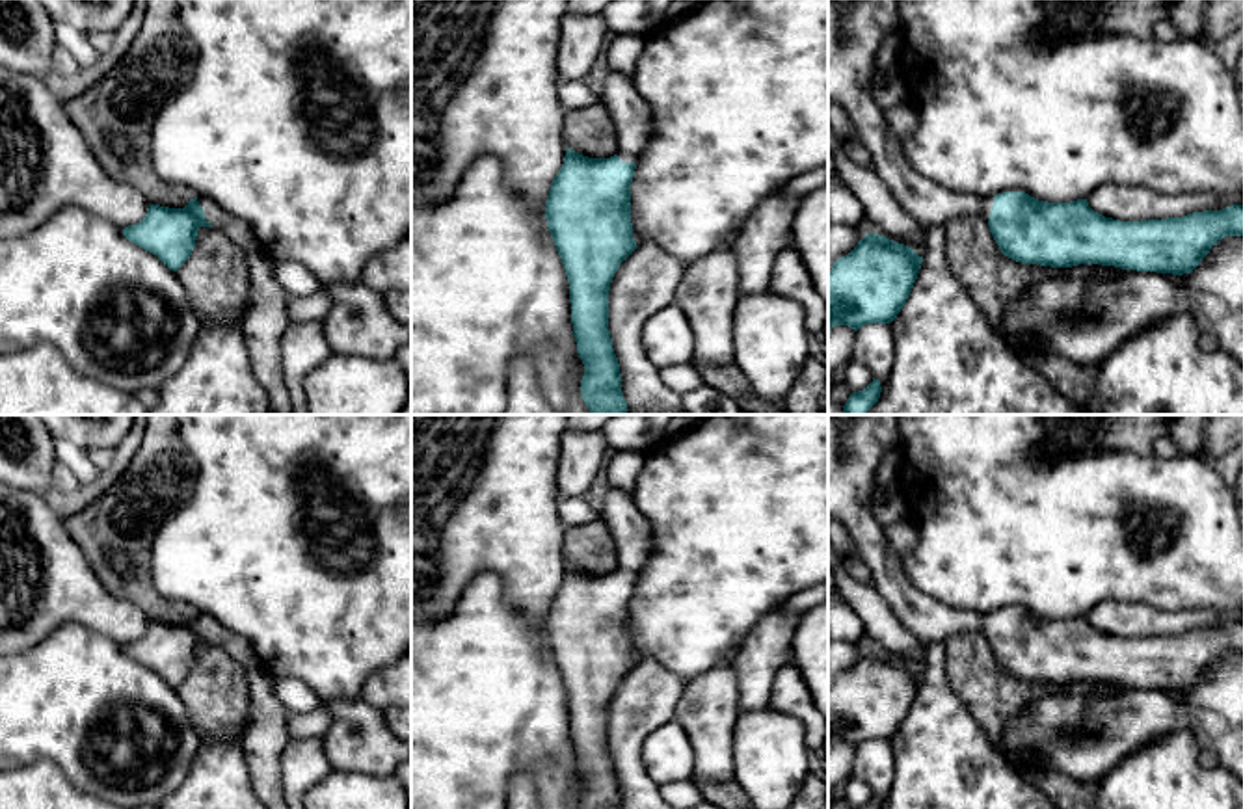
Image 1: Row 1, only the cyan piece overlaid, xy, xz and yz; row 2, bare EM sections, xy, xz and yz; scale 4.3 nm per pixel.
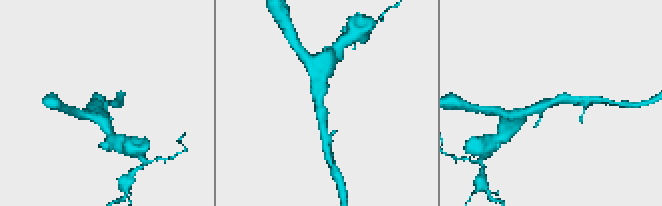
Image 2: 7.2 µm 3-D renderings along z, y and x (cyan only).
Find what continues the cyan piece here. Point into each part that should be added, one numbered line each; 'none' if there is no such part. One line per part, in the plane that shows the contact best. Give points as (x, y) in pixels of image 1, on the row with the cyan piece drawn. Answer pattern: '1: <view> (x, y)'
1: xy (239, 231)

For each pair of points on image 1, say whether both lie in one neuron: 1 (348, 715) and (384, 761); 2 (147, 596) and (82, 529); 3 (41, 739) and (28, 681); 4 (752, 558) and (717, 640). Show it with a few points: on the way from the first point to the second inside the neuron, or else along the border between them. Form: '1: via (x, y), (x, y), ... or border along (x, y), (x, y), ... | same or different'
1: via (360, 726), (361, 739), (373, 750) | same
2: via (131, 579), (99, 543) | same
3: via (41, 724), (41, 715), (28, 702), (28, 696) | same
4: via (732, 579), (717, 594), (717, 620) | same

